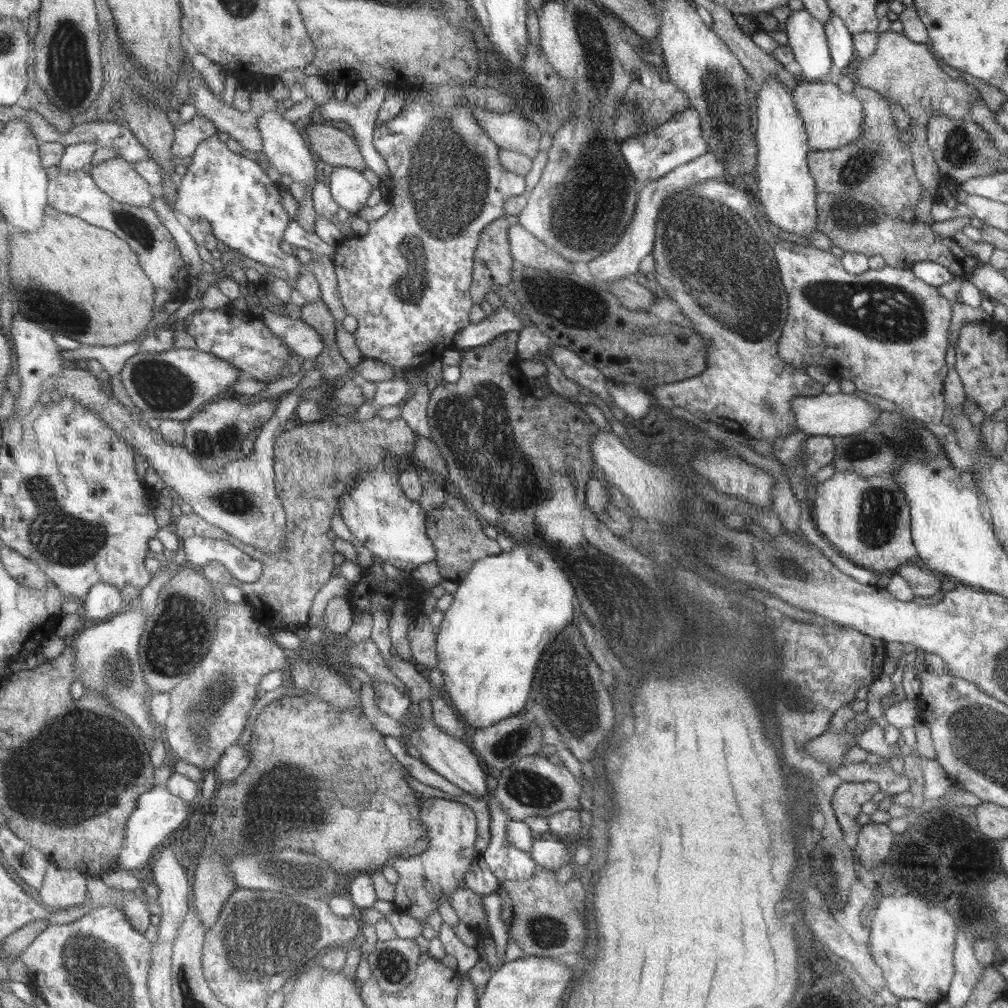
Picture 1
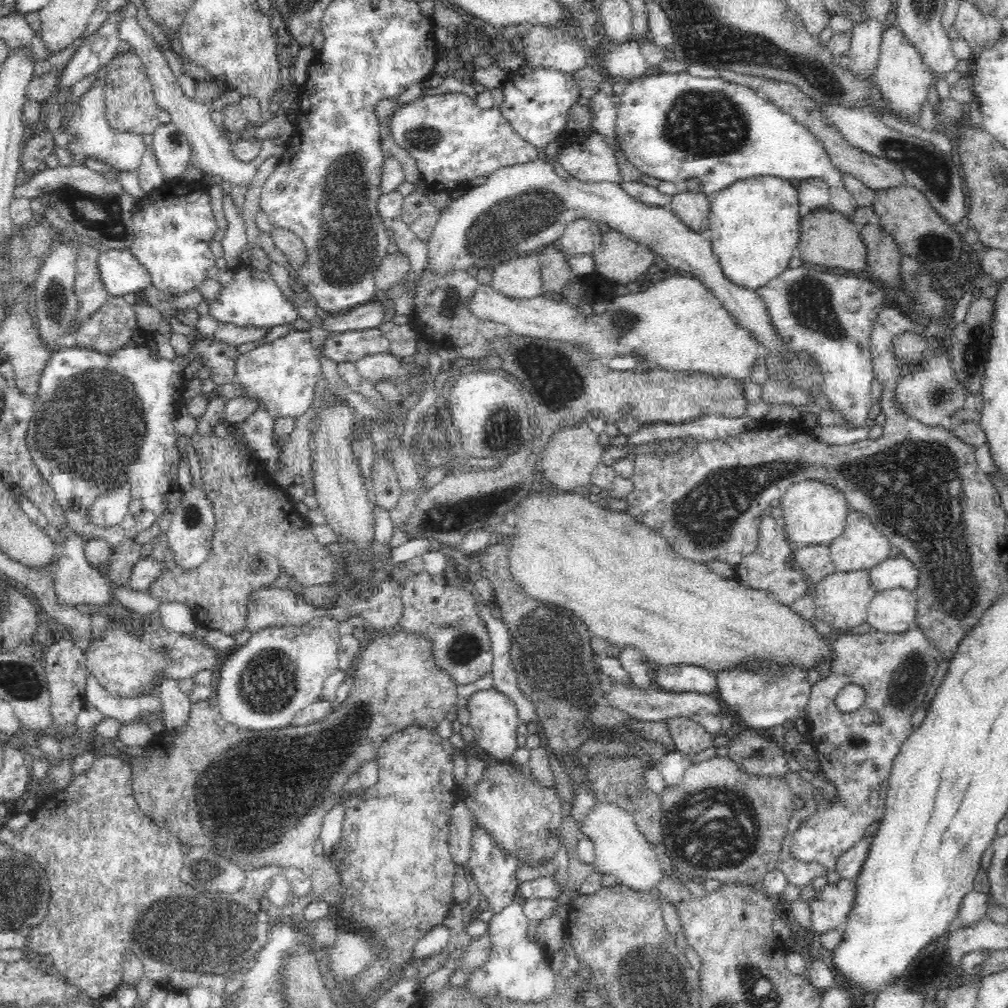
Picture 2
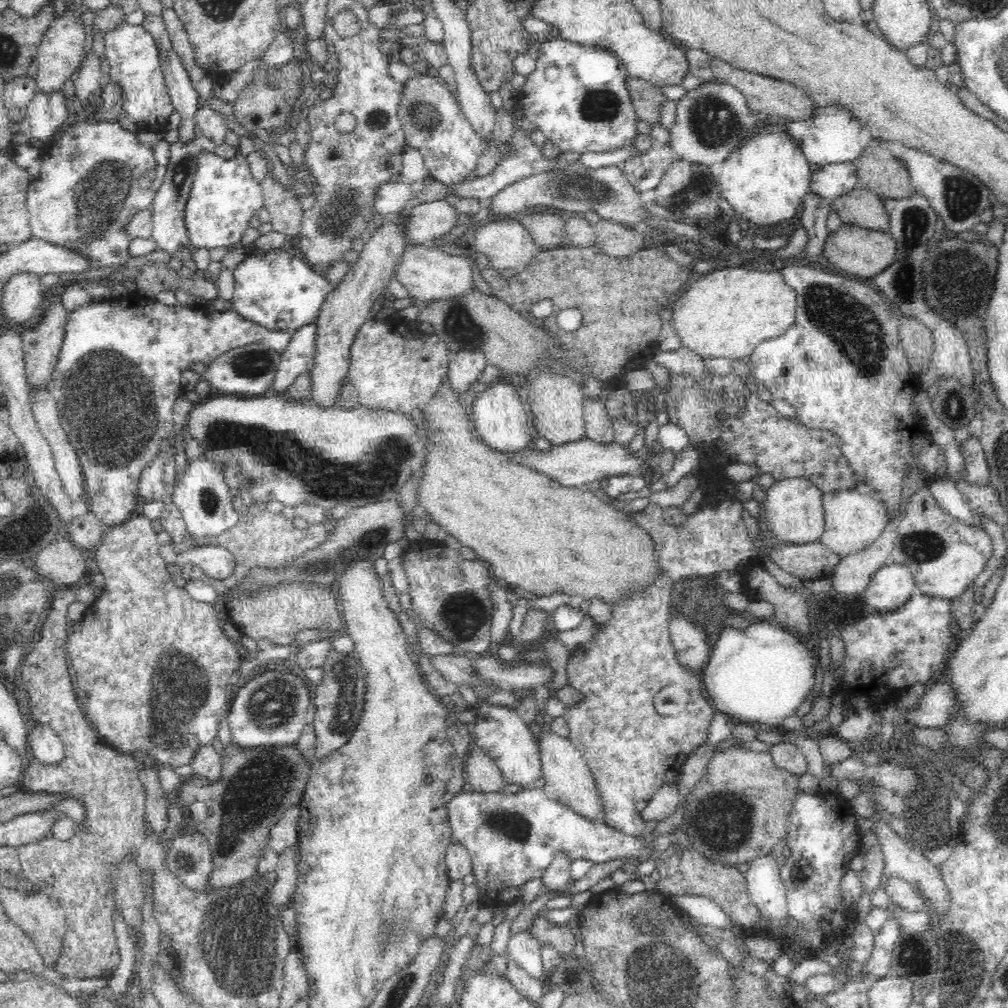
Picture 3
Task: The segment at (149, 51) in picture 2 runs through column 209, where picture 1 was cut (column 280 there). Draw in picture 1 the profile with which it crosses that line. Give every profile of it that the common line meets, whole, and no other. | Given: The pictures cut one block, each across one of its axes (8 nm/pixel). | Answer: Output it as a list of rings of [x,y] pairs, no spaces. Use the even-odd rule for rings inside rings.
[[[275,108],[275,110],[269,110],[265,112],[261,118],[259,118],[259,128],[261,128],[261,134],[263,134],[263,154],[271,160],[271,166],[275,170],[279,170],[279,174],[289,174],[293,176],[295,182],[319,182],[319,170],[317,170],[317,164],[315,164],[315,156],[311,152],[311,144],[307,140],[307,134],[305,132],[299,132],[297,130],[297,124],[287,120],[285,118],[285,112],[289,108]]]

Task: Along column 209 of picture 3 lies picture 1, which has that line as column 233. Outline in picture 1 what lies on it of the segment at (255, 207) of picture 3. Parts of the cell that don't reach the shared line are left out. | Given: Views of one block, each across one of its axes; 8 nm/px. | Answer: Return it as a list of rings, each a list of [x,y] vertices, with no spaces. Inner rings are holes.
[[[215,134],[199,144],[189,164],[189,172],[179,180],[177,210],[185,220],[201,216],[211,220],[215,236],[221,240],[223,248],[237,250],[243,256],[269,266],[271,270],[283,270],[287,274],[285,282],[295,292],[299,278],[307,272],[307,266],[303,266],[295,254],[281,250],[291,216],[283,206],[283,196],[279,190],[281,184],[273,184],[261,164],[249,162],[245,156],[235,154]]]

